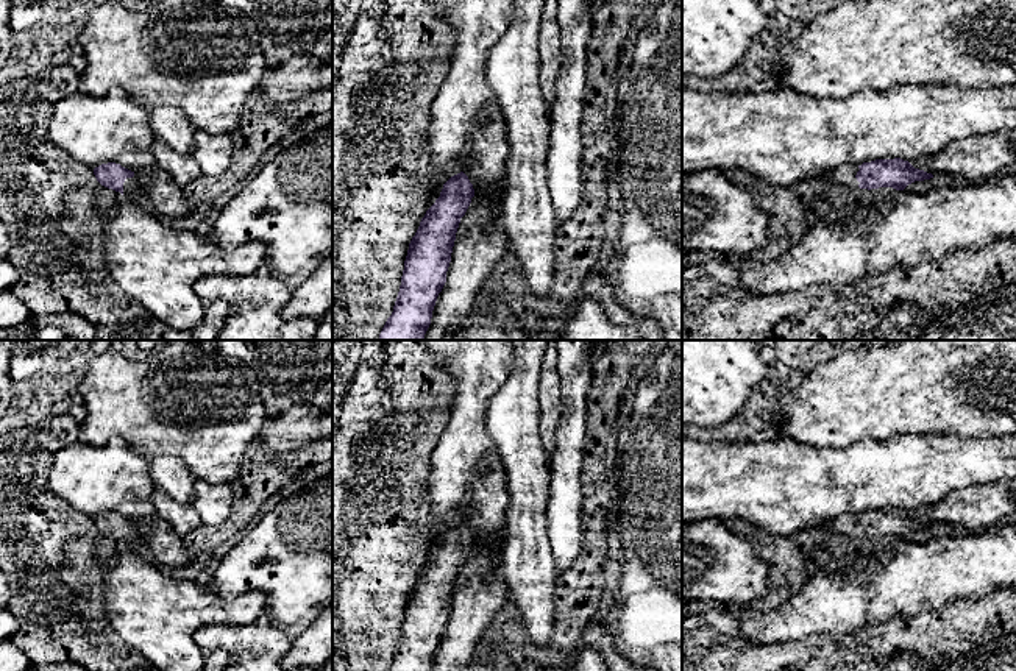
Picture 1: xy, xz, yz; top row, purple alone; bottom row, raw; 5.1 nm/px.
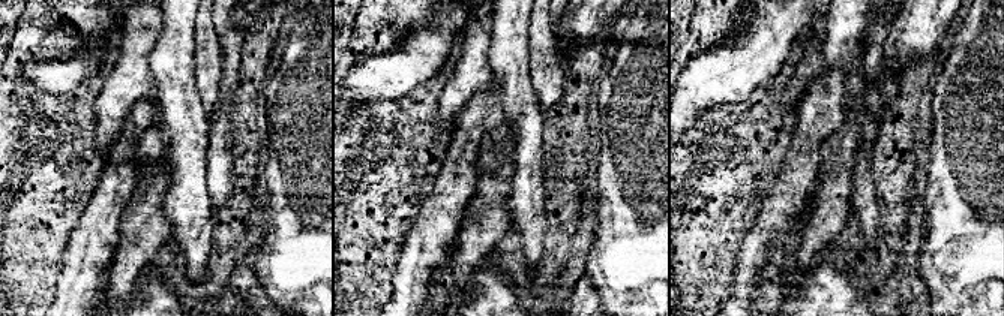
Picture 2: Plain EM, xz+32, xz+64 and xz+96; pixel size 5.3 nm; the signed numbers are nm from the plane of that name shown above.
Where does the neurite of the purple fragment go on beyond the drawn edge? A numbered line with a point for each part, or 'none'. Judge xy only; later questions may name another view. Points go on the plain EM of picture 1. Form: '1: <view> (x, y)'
1: xy (130, 534)

